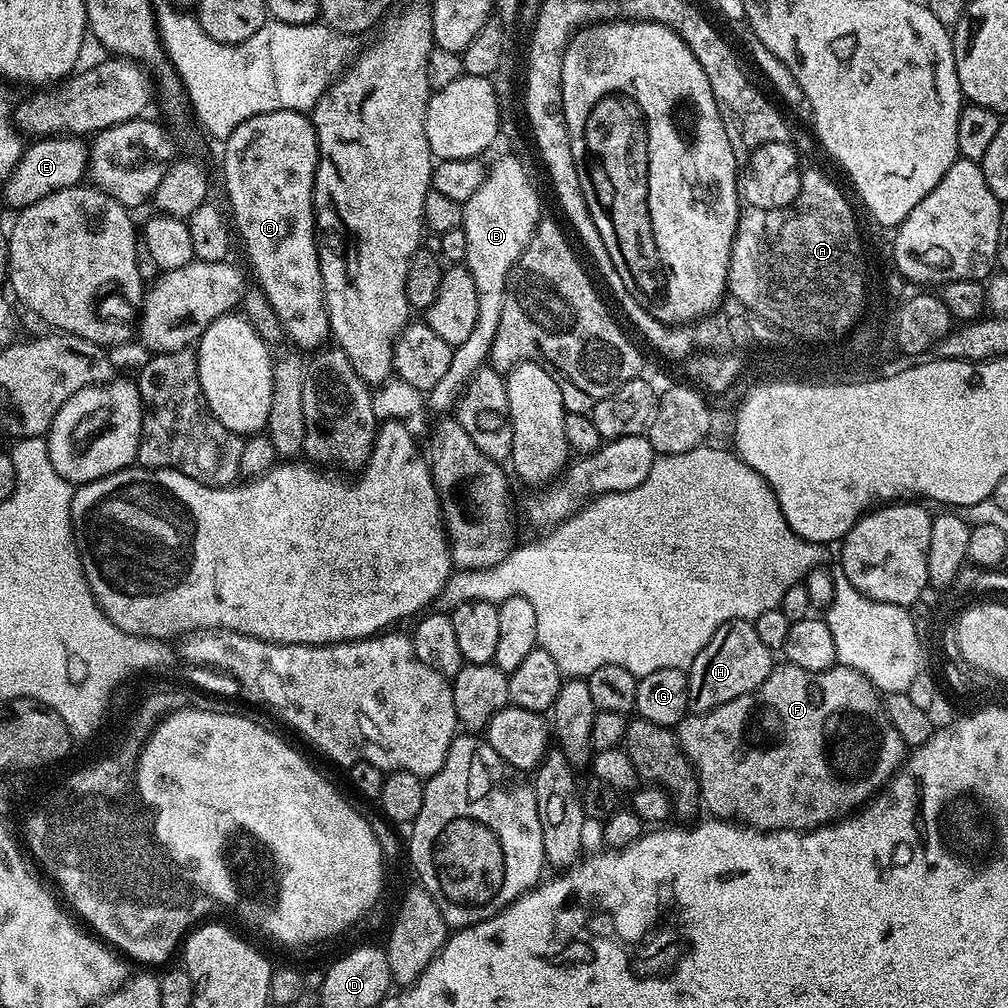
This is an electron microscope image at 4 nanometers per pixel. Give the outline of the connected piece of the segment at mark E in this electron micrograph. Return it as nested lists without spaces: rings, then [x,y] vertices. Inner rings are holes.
[[[46,136],[33,139],[29,144],[32,145],[29,148],[27,145],[21,151],[19,162],[2,184],[4,200],[13,210],[29,208],[34,202],[46,198],[46,194],[54,194],[63,188],[77,187],[85,179],[88,171],[88,144],[83,139],[75,136]]]

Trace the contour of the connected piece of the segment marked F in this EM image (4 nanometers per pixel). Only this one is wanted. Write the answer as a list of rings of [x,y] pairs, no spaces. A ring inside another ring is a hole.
[[[787,662],[777,663],[766,678],[766,682],[762,682],[762,686],[709,712],[685,716],[675,729],[675,734],[680,740],[680,749],[688,755],[688,761],[696,769],[696,781],[700,783],[700,799],[703,807],[705,809],[708,807],[713,817],[739,822],[761,832],[781,832],[783,828],[811,830],[855,813],[887,785],[899,772],[901,764],[906,759],[906,745],[884,713],[881,693],[866,677],[858,674],[858,670],[843,666],[827,668],[824,672],[811,672]]]

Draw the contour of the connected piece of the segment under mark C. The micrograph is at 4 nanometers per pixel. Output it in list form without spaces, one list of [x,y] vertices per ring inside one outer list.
[[[274,110],[270,114],[258,114],[254,118],[246,118],[246,122],[239,124],[233,132],[228,136],[227,140],[223,141],[222,148],[224,148],[224,192],[228,195],[228,204],[227,207],[230,209],[230,220],[234,225],[235,235],[238,237],[239,243],[240,240],[244,243],[244,252],[248,255],[248,260],[252,263],[252,272],[251,275],[254,277],[256,275],[256,280],[258,283],[259,291],[263,292],[264,297],[270,302],[270,306],[274,306],[274,314],[278,314],[280,319],[280,327],[282,329],[283,335],[285,337],[289,336],[291,343],[295,345],[297,349],[305,350],[316,350],[321,347],[329,339],[330,333],[328,330],[328,310],[324,307],[324,283],[322,282],[322,270],[320,269],[320,259],[316,253],[316,214],[312,210],[312,187],[314,186],[314,178],[316,177],[316,163],[320,160],[320,151],[318,150],[318,138],[316,137],[316,128],[313,126],[311,119],[303,112],[295,112],[294,110]]]

